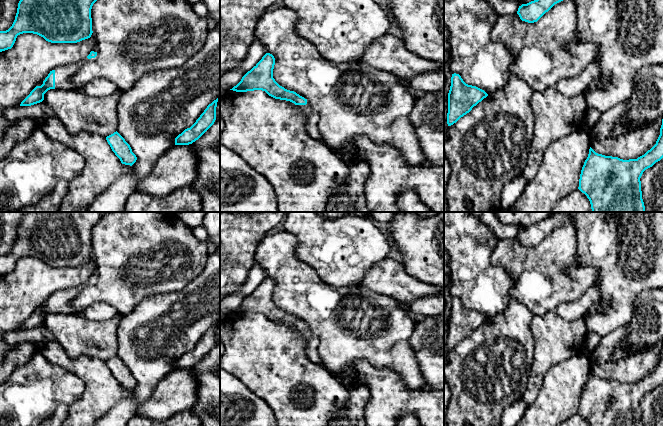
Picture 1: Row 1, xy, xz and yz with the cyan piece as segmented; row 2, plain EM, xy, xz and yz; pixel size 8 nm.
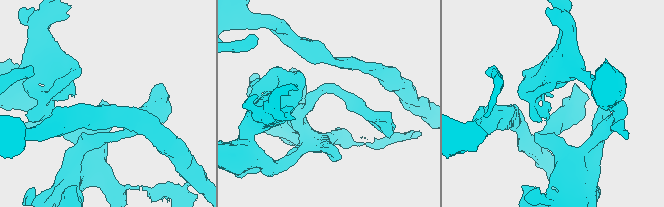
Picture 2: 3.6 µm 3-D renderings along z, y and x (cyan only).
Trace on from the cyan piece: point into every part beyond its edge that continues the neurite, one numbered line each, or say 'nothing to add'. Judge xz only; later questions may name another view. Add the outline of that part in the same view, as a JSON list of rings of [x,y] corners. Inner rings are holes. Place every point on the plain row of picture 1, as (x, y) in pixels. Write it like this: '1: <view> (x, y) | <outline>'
1: xz (311, 350) | [[[307,325],[306,329],[296,329],[296,331],[308,341],[305,352],[310,361],[318,365],[323,365],[323,360],[318,352],[319,340],[312,335],[310,327]]]

